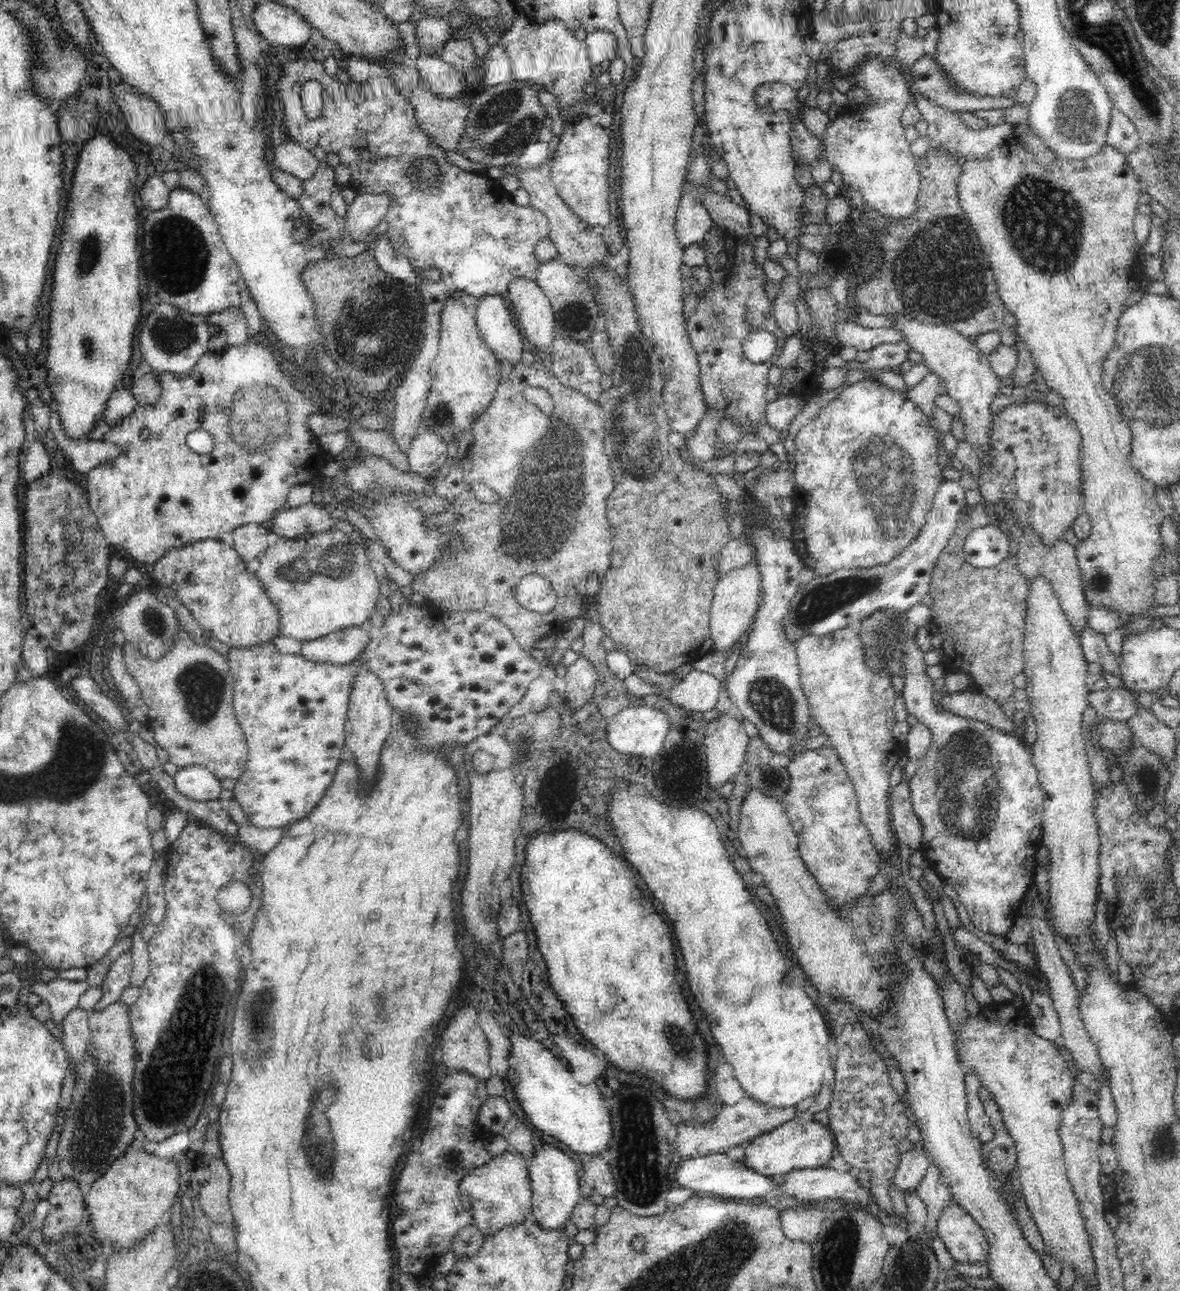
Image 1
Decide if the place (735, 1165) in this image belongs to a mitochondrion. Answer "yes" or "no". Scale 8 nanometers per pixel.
no

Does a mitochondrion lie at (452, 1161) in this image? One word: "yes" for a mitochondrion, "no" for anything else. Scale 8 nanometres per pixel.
yes

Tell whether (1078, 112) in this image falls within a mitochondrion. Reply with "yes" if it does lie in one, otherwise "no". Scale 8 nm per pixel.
yes

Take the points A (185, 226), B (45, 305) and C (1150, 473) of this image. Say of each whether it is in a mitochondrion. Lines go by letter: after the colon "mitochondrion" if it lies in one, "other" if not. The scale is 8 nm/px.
A: mitochondrion
B: other
C: other

